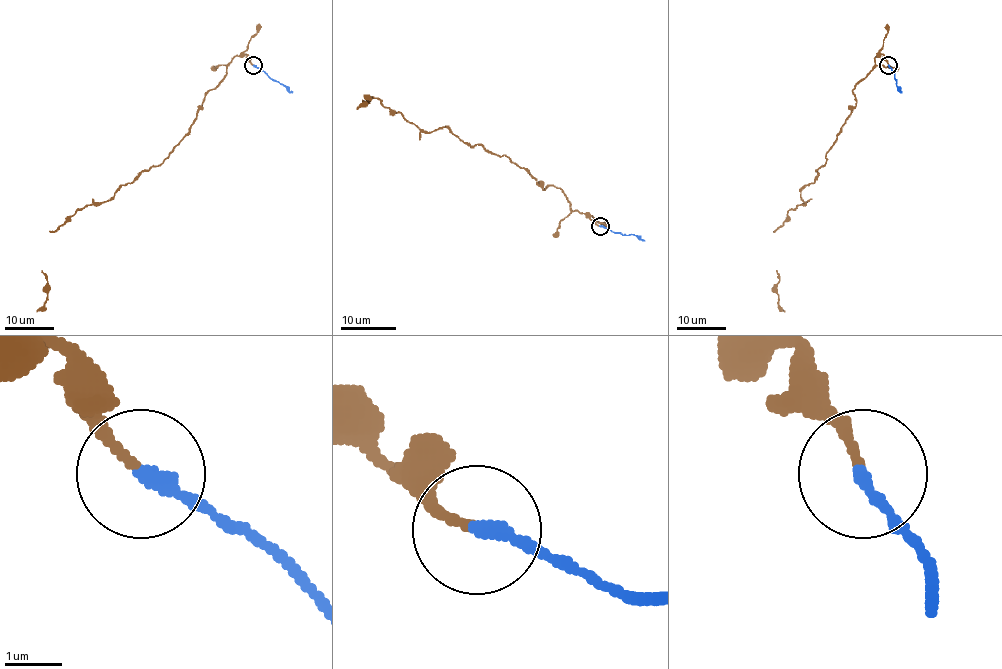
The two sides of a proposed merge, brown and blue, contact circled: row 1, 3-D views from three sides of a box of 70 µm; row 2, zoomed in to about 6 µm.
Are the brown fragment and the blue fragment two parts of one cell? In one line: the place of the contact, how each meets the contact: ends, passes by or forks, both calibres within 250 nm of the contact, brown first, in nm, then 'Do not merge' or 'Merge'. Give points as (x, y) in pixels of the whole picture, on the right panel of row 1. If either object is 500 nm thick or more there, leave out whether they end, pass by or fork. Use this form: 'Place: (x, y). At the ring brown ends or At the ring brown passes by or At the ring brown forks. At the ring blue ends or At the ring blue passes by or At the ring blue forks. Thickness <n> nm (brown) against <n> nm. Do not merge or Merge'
Place: (888, 65). At the ring brown ends. At the ring blue ends. Thickness 150 nm (brown) against 220 nm. Merge

